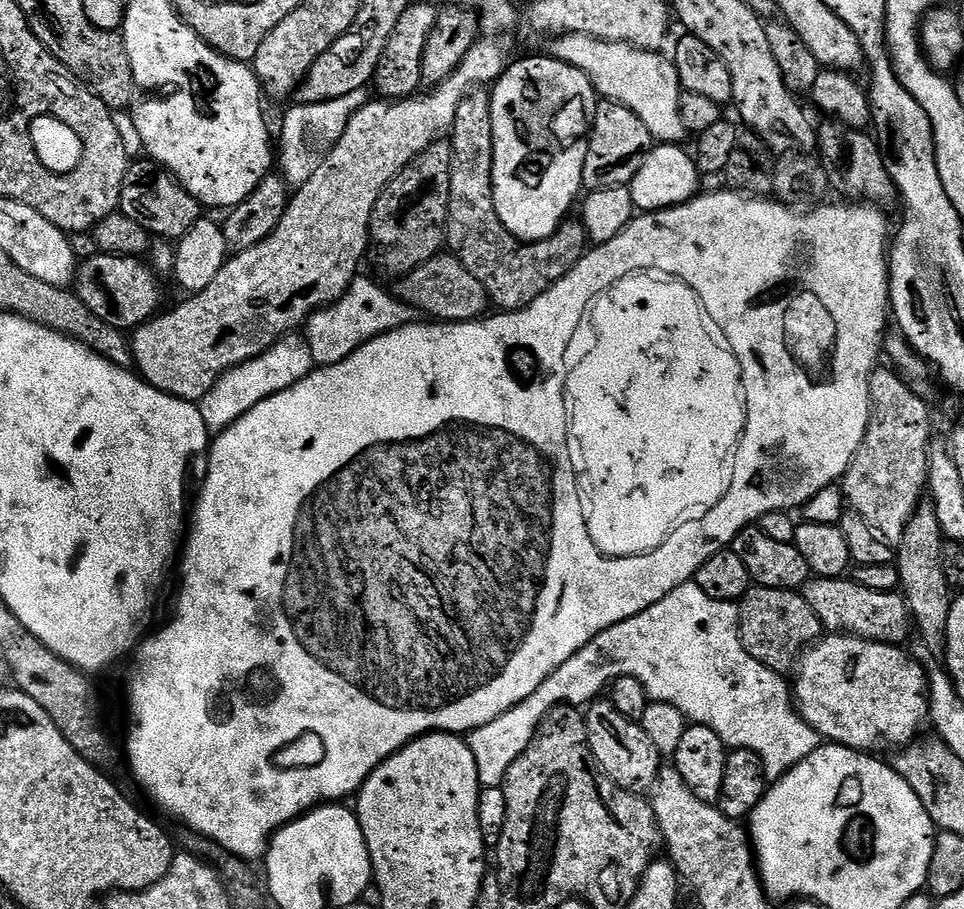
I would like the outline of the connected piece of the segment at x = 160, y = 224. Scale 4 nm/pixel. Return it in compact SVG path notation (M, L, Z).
M155 162L131 165L122 182L119 211L138 222L153 237L164 242L178 242L202 219L202 206L176 180Z

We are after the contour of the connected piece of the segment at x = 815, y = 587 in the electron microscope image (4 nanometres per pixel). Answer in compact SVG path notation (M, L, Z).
M809 578L802 589L810 610L818 614L821 629L832 634L860 636L864 640L878 640L881 644L907 645L914 625L908 604L899 591L883 592L862 586L855 578Z

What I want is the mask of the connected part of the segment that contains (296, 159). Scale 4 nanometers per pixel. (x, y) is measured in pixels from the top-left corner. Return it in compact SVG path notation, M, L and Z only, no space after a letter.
M361 90L354 94L346 94L346 98L334 98L330 102L293 103L293 108L285 114L284 121L280 124L280 144L278 140L278 172L284 177L284 183L289 189L306 186L306 182L314 178L324 157L340 141L342 134L346 134L350 118L354 118L354 114L360 108L365 108L370 103L368 94L367 91Z

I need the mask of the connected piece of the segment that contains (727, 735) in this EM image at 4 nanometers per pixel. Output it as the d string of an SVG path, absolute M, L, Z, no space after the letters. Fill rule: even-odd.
M689 582L666 594L662 602L654 602L654 606L642 610L642 614L634 614L634 618L626 618L626 622L618 622L599 632L589 644L578 650L578 654L574 654L574 658L562 662L562 666L558 666L558 670L554 670L554 674L550 674L550 678L546 678L546 682L542 682L542 686L538 686L530 698L518 702L518 706L506 710L506 714L490 723L467 733L466 739L478 766L480 787L498 788L503 785L510 766L530 746L550 710L559 704L591 705L603 693L600 691L603 688L605 691L610 682L620 676L638 678L652 700L678 706L689 722L710 726L710 730L722 738L729 750L754 750L754 754L762 758L764 773L770 782L782 779L793 766L822 747L821 736L800 717L789 681L787 684L781 673L750 658L746 646L742 646L739 607L730 600L710 598L710 594L705 594L695 582Z

